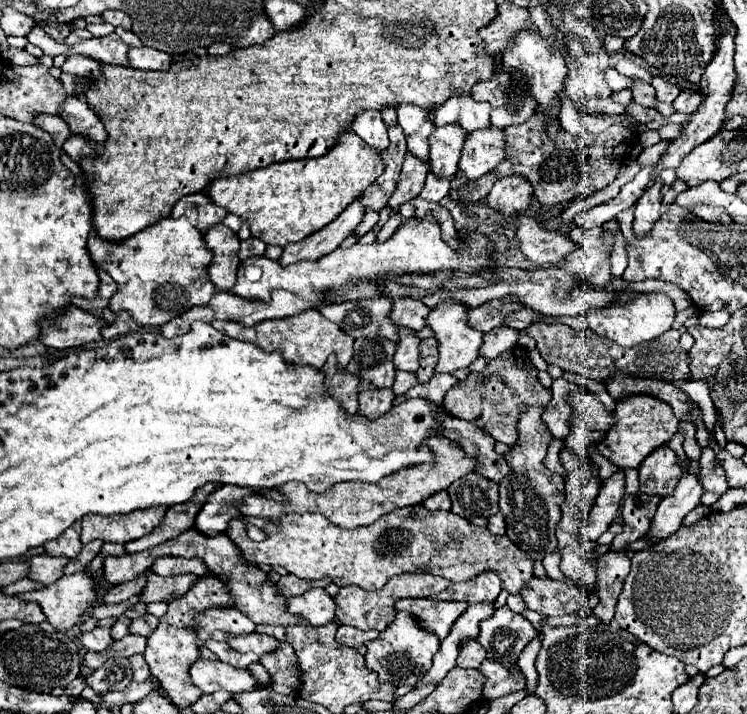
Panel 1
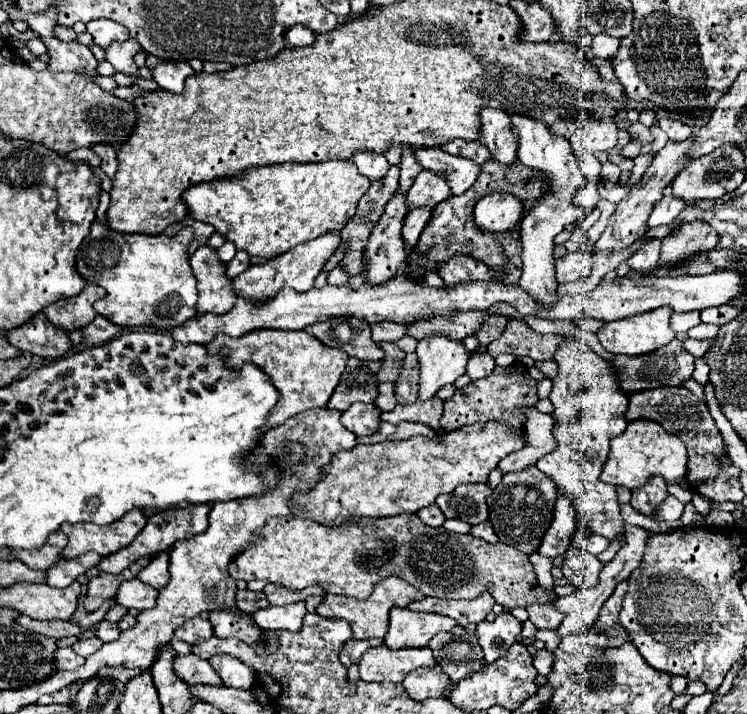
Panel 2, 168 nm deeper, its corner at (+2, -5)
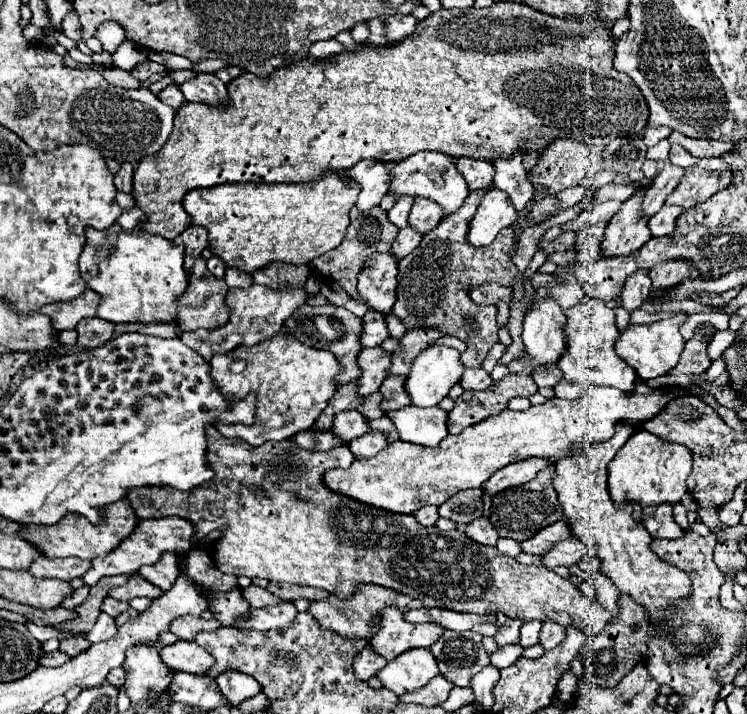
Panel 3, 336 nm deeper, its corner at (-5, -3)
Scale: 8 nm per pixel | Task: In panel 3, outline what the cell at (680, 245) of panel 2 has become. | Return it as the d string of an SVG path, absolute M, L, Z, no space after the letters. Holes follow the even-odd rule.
M672 259L650 269L652 289L666 289L666 285L676 285L676 281L684 281L684 277L700 277L700 269L696 269L690 261Z

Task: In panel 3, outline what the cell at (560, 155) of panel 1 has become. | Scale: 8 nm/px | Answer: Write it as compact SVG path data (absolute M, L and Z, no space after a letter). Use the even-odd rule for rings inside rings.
M486 189L470 191L464 205L458 211L442 217L438 227L426 233L420 245L400 261L396 303L392 307L392 313L402 319L408 329L418 325L438 327L442 333L456 335L466 341L468 349L462 353L464 367L480 367L492 345L500 343L500 327L496 323L498 313L494 307L478 307L468 297L468 289L484 281L496 281L512 287L512 281L518 275L518 269L510 259L514 251L514 229L502 229L490 247L468 245L466 231L470 229L470 221L484 193Z

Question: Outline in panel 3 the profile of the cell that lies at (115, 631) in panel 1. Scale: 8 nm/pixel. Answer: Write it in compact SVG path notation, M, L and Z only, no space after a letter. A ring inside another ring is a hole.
M102 613L102 615L98 617L96 625L92 627L92 631L86 633L86 637L88 637L92 643L100 643L100 641L106 641L106 639L116 637L116 633L118 633L118 627L116 627L114 619L112 619L110 615Z

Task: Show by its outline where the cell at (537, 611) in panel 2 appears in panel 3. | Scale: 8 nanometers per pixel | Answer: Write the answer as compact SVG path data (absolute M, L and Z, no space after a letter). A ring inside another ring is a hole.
M542 621L542 629L540 629L540 645L548 651L548 649L552 649L552 647L556 647L564 637L566 637L566 633L564 633L566 629L560 625L560 623L556 623L556 621Z

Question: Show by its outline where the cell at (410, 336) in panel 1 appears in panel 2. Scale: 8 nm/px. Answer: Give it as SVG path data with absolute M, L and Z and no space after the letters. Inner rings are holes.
M379 343L379 347L383 347L385 357L381 363L381 371L377 373L377 379L379 379L379 383L385 383L385 381L393 383L399 375L401 361L405 359L405 353L395 343Z

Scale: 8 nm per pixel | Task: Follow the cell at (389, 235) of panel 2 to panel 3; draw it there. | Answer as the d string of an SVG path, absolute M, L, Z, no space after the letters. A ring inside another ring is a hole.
M372 253L358 277L358 293L370 309L384 315L390 313L396 301L398 259L392 253Z

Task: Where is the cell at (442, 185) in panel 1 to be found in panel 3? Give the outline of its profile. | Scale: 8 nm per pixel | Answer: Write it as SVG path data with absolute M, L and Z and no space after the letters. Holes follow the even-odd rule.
M408 225L408 227L400 229L400 233L398 233L396 241L392 243L392 249L390 249L390 251L392 251L398 259L402 259L402 257L406 257L410 251L414 251L414 249L420 245L420 241L422 241L422 233L416 231L412 225Z

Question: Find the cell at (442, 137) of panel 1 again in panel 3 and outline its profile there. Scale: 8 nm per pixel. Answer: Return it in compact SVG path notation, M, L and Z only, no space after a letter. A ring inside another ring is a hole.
M416 197L412 211L410 211L410 225L416 227L422 233L428 233L430 229L434 229L438 225L438 221L444 217L444 211L440 209L440 205L436 201L430 201L426 197Z

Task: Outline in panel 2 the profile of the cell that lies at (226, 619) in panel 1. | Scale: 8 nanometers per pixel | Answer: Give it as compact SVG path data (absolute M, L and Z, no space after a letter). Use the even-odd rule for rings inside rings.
M201 617L187 619L181 627L177 627L175 637L189 643L189 645L193 645L197 639L209 639L211 637L211 623Z

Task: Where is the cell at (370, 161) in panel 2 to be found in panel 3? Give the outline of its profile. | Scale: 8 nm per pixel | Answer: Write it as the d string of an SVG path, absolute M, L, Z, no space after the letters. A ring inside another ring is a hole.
M362 159L352 169L348 169L346 175L356 179L356 183L360 183L360 187L362 187L362 191L358 195L358 203L356 203L356 207L360 207L360 211L368 211L368 209L376 207L390 187L390 173L388 173L388 167L384 161Z

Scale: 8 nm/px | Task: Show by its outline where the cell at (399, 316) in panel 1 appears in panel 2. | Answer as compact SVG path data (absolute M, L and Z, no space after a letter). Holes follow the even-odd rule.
M375 323L371 325L371 339L375 343L381 343L381 341L397 341L405 335L405 325L399 325L399 323Z

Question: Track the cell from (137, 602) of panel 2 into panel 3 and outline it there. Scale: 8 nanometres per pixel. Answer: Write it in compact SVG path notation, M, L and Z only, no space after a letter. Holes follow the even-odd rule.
M138 573L130 575L128 583L124 583L122 587L116 587L112 589L108 595L114 597L114 599L120 599L120 601L130 601L134 597L146 597L146 599L156 599L160 597L160 589L152 583L148 583L146 579L142 579Z

